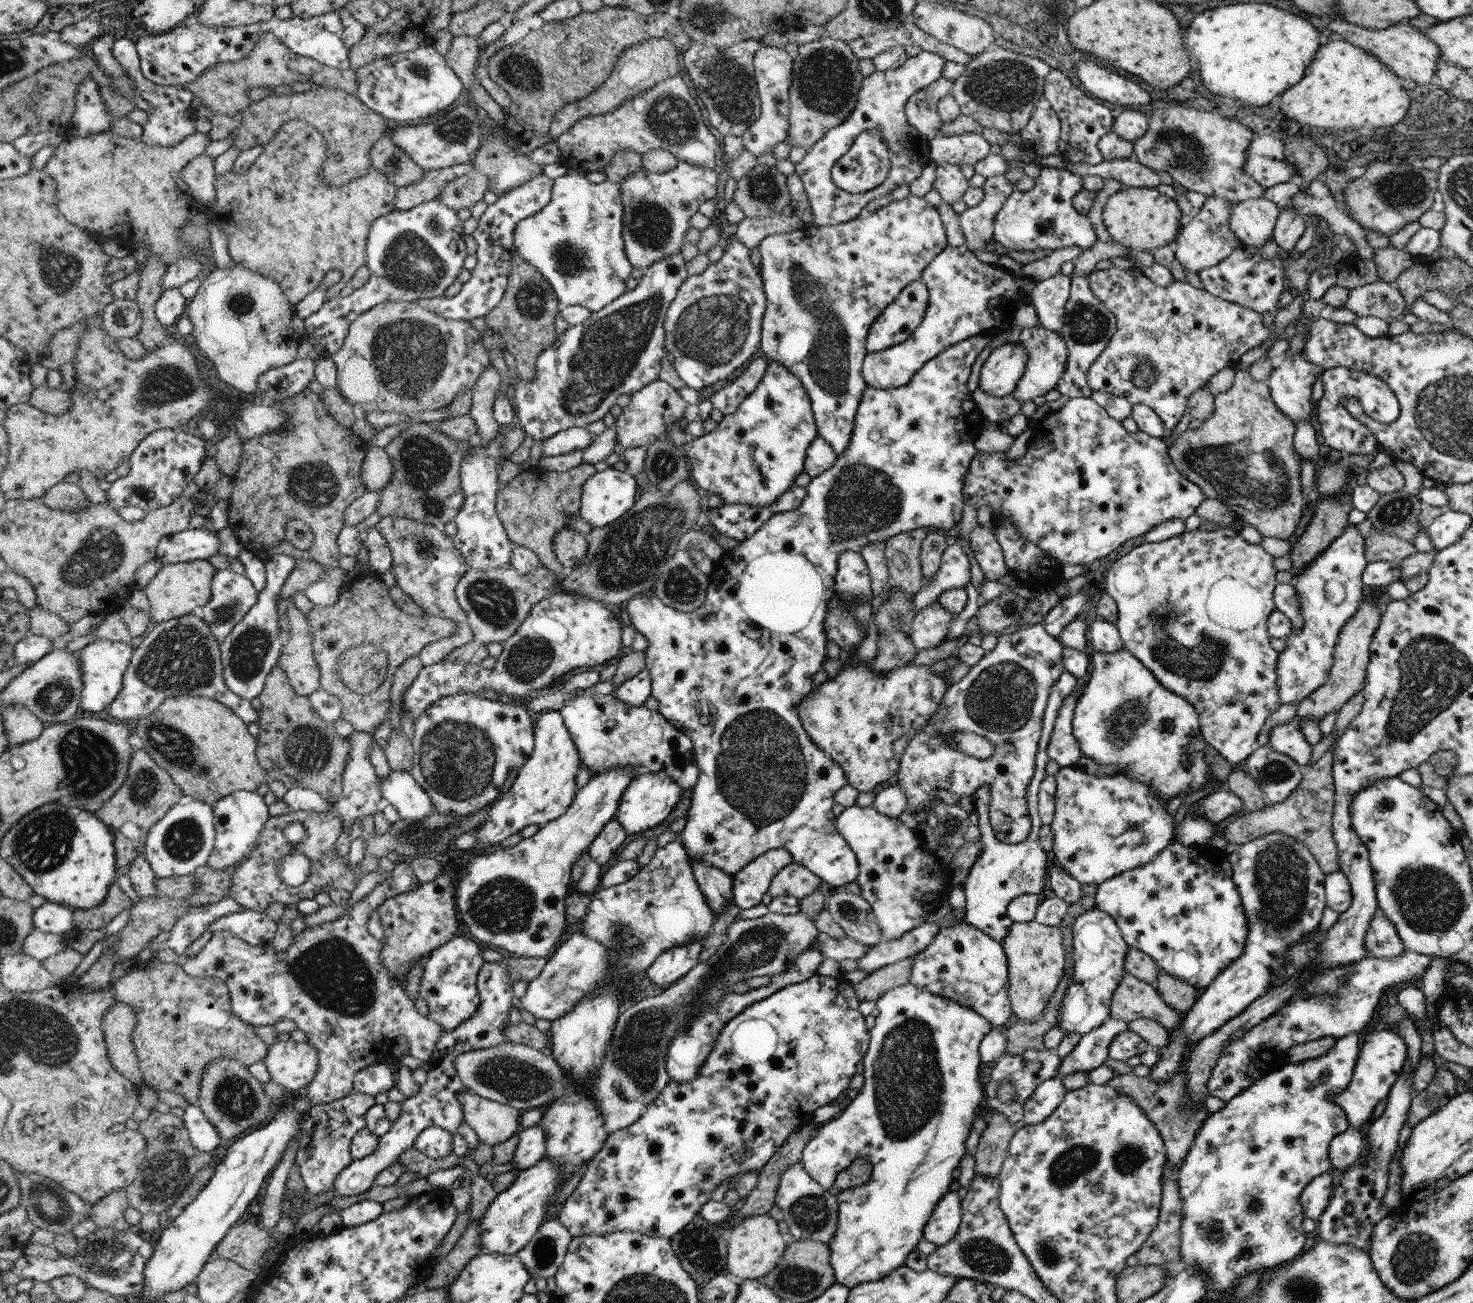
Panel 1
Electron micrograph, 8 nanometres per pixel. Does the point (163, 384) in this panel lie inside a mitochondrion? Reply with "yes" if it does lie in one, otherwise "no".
yes

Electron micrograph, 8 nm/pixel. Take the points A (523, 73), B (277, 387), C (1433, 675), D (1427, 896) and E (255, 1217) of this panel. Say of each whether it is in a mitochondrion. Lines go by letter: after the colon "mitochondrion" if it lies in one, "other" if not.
A: mitochondrion
B: other
C: mitochondrion
D: mitochondrion
E: other

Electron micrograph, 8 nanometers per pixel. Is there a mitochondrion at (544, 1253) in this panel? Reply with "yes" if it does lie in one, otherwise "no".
yes

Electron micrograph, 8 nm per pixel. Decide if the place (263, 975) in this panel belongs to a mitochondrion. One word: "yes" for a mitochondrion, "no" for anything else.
yes

